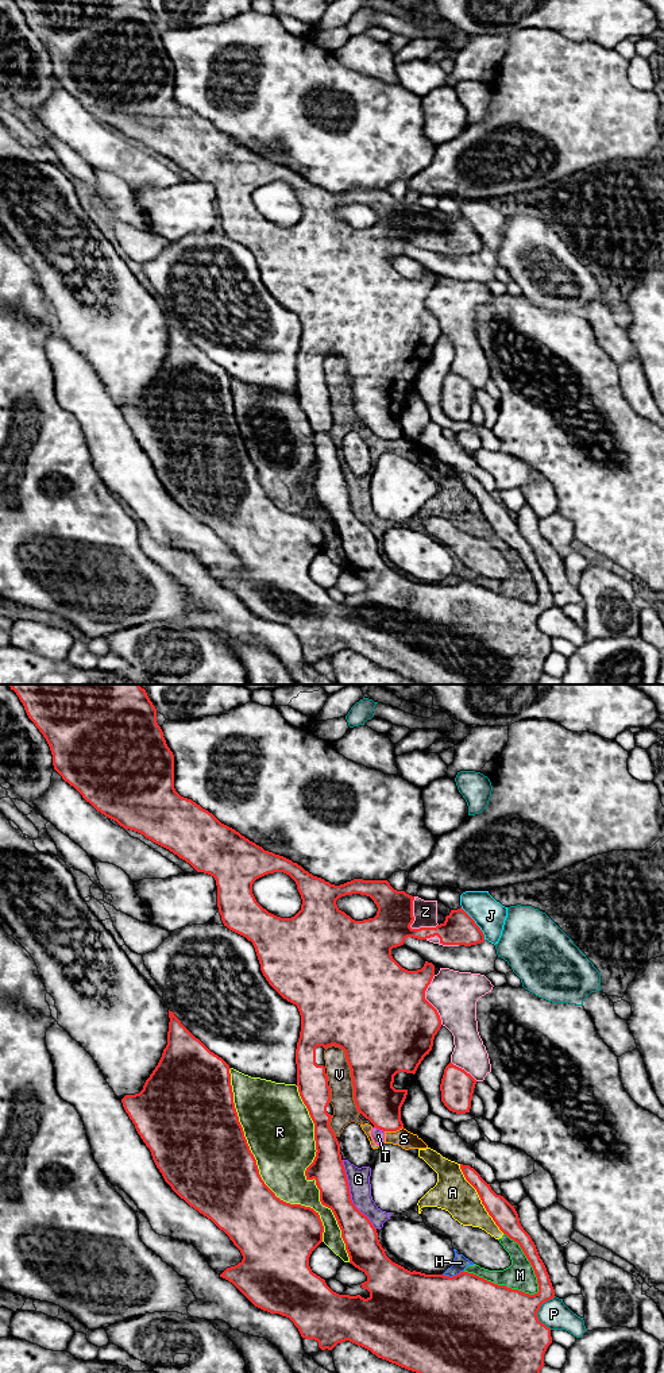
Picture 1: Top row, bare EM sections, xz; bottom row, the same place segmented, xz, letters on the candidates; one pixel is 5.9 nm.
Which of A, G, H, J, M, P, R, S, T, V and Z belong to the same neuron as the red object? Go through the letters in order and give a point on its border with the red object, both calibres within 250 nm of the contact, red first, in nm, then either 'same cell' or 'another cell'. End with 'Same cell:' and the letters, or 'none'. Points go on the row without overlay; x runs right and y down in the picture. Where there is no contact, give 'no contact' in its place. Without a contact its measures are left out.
A: xz (481, 508) | 150/220 nm | another cell
G: xz (350, 504) | 200/130 nm | another cell
H: xz (452, 585) | 500/90 nm | another cell
J: xz (475, 232) | 190/190 nm | another cell
M: xz (502, 594) | 500/170 nm | another cell
P: xz (537, 620) | 480/170 nm | another cell
R: xz (257, 475) | 480/400 nm | another cell
S: xz (393, 439) | 260/110 nm | another cell
T: xz (379, 438) | 260/80 nm | another cell
V: xz (351, 384) | 420/140 nm | another cell
Z: xz (412, 231) | 240/140 nm | same cell
Same cell: Z

